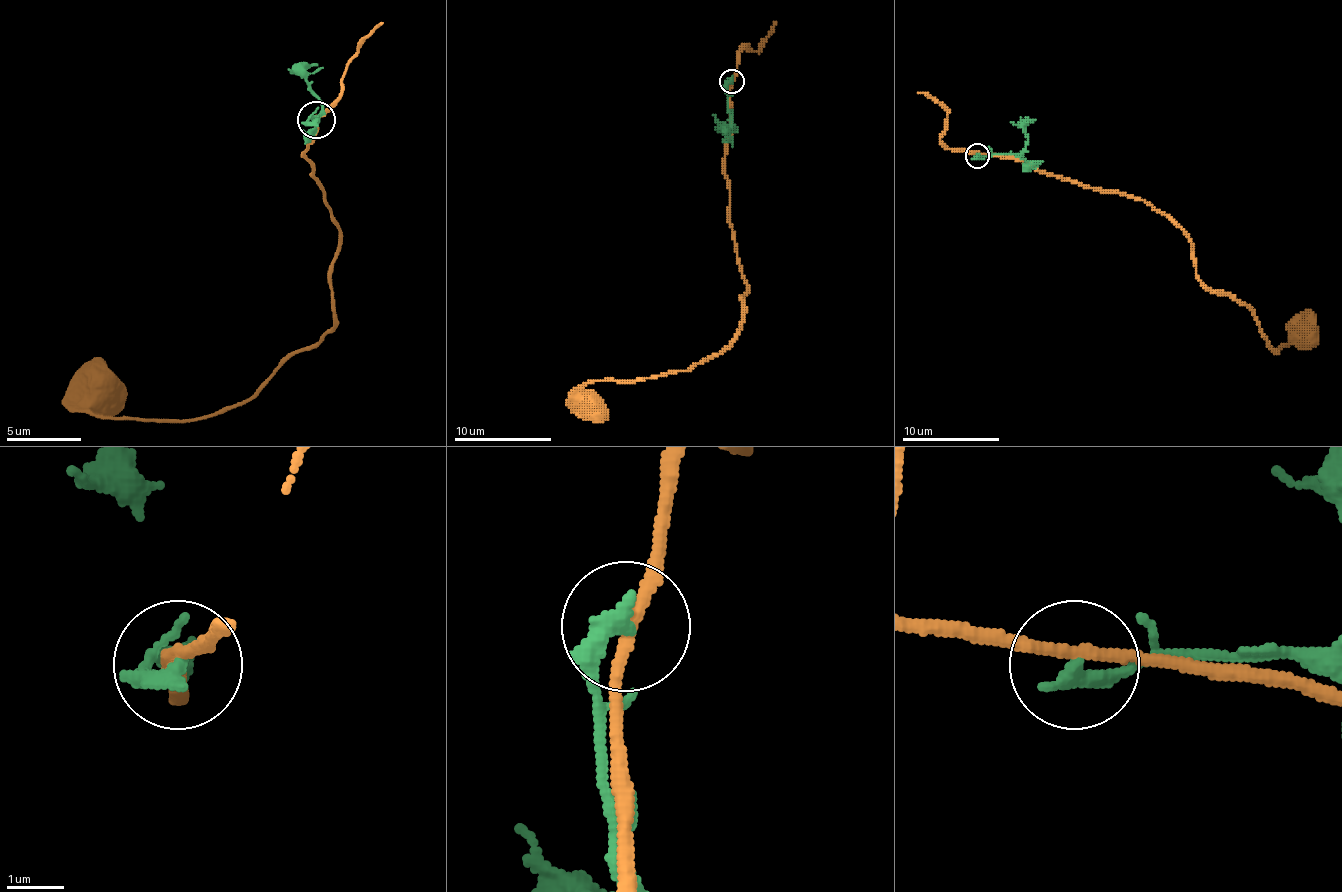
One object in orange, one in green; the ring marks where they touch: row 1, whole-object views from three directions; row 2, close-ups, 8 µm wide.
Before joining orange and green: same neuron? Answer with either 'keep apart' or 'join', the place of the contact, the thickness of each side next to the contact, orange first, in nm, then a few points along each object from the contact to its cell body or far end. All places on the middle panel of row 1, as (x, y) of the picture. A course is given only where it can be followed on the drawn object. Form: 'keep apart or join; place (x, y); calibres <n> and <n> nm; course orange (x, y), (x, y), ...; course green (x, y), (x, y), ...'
keep apart; place (731, 81); calibres 200 and 360 nm; course orange (732, 80), (725, 173), (747, 293), (739, 334), (688, 371), (591, 380), (583, 388), (583, 407), (591, 412); course green (732, 80), (727, 85), (727, 112), (735, 129), (727, 129), (713, 115)

